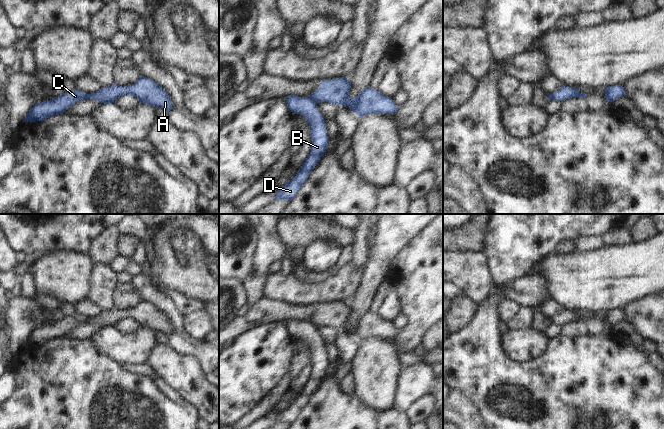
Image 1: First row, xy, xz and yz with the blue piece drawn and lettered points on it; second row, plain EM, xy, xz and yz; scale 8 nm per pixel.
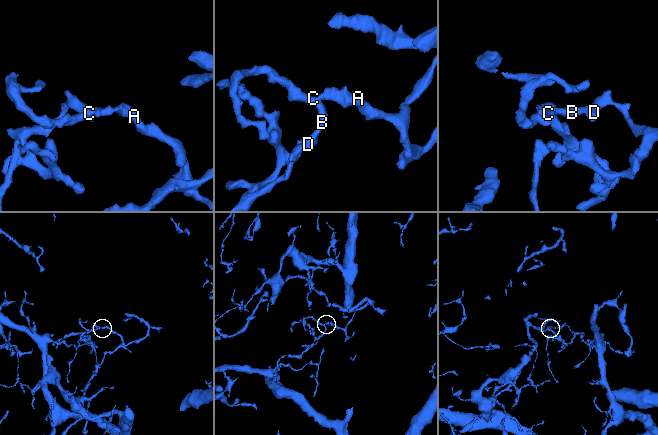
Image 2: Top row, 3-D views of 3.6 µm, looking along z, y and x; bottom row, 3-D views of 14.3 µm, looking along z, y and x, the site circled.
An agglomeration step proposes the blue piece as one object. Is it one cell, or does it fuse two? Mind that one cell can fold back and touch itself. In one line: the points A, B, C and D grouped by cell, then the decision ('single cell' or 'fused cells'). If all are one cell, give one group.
A / B C D; fused cells

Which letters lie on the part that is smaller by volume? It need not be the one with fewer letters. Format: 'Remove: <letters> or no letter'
Remove: A

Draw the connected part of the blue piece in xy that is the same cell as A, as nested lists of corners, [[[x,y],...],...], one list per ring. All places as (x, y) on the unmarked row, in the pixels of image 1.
[[[142,299],[132,309],[122,311],[112,308],[106,312],[101,311],[97,316],[88,318],[86,323],[97,324],[101,327],[114,327],[122,319],[134,319],[142,328],[161,331],[166,336],[169,336],[173,330],[167,316],[157,307]]]

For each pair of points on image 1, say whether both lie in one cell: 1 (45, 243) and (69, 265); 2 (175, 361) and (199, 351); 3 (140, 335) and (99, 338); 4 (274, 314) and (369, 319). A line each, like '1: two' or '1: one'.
1: two
2: two
3: one
4: one

